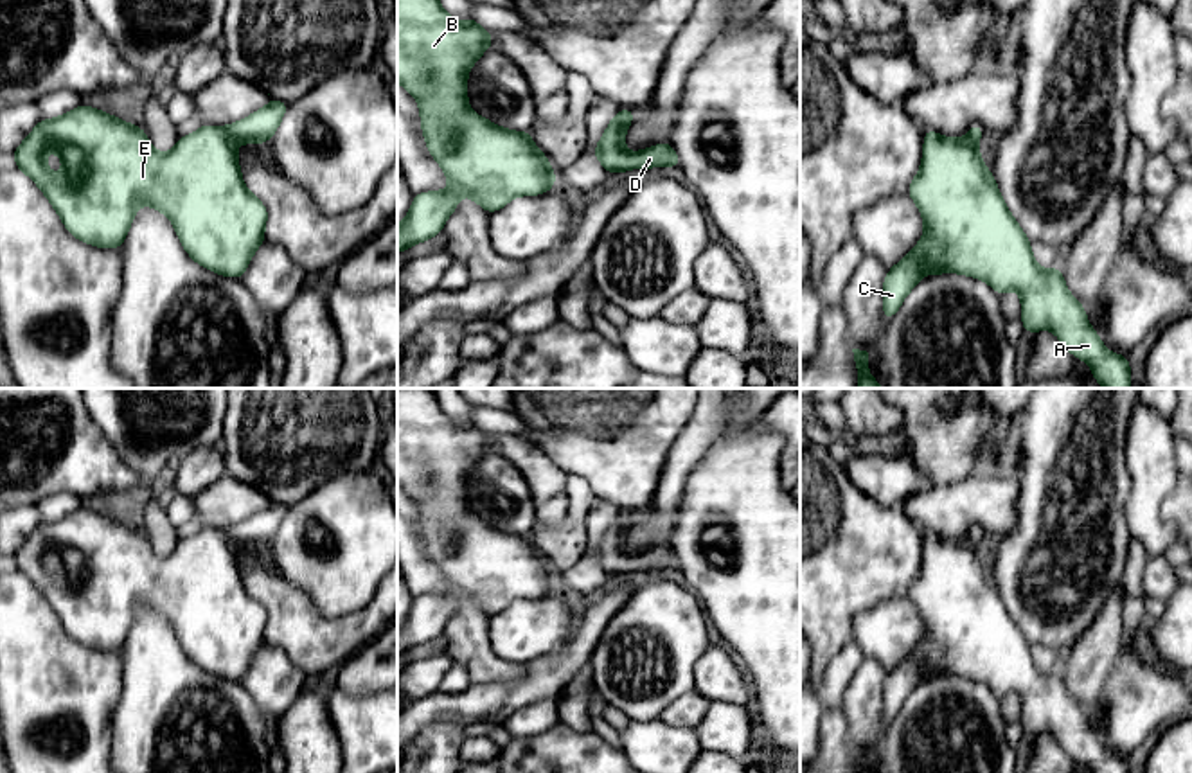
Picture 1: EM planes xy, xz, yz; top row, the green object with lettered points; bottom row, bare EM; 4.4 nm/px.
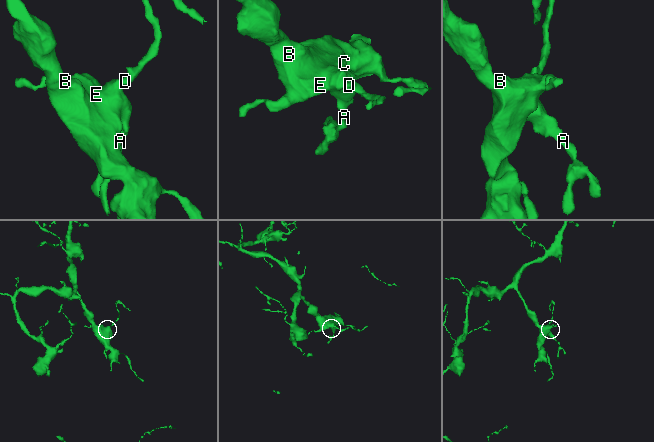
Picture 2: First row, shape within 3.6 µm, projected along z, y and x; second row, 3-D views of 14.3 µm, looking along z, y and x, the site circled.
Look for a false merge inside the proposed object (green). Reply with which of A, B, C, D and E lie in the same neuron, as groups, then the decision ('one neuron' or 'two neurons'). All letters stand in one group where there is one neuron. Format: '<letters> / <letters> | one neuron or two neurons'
A B C D E | one neuron

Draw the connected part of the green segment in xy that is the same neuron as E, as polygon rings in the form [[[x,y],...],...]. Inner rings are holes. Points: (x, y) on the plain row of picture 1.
[[[270,498],[270,507],[250,520],[227,530],[203,527],[180,539],[169,555],[158,555],[142,529],[79,507],[61,520],[41,521],[13,554],[14,568],[41,591],[76,642],[97,651],[120,651],[137,611],[149,608],[171,622],[194,665],[223,680],[241,681],[252,658],[266,644],[268,611],[245,590],[236,546],[266,546],[288,509],[289,505]],[[47,554],[59,557],[61,579],[45,568]]]

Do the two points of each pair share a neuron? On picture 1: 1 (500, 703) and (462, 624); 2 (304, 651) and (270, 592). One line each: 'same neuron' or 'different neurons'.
1: different neurons
2: same neuron

